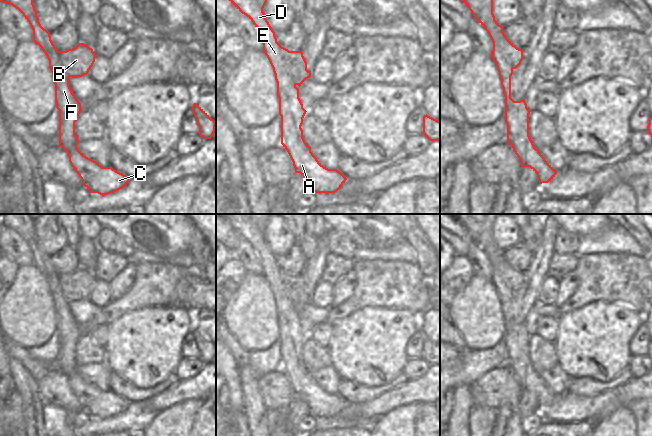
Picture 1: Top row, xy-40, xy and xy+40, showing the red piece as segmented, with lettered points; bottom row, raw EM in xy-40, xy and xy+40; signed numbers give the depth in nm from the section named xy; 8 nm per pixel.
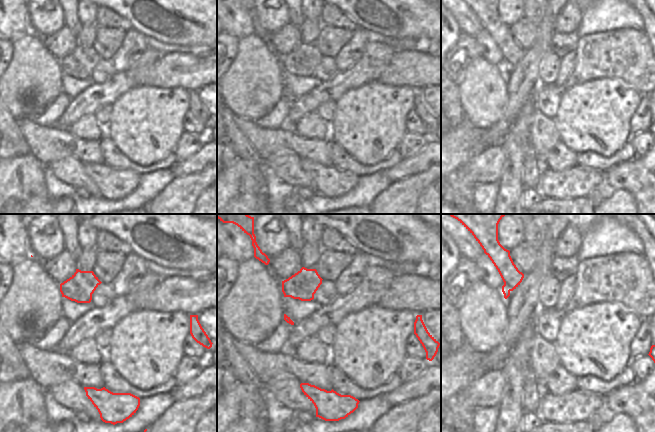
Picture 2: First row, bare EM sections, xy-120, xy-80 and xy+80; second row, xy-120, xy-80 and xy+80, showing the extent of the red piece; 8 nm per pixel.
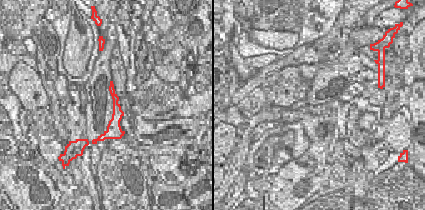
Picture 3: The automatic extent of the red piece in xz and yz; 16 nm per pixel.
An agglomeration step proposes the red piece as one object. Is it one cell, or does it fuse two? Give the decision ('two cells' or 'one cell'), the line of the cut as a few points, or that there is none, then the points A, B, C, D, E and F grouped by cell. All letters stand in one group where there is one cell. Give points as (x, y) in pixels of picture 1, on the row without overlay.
two cells | xy (288, 274), (285, 289), (288, 297), (297, 308) | A C D E F / B

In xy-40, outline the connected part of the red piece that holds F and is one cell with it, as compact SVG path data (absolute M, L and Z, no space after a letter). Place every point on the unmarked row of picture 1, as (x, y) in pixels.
M0 214L0 226L8 227L18 233L33 254L33 265L43 274L49 284L49 292L55 308L55 326L59 334L59 371L69 380L69 386L81 402L83 409L91 416L100 419L114 417L127 409L129 402L110 391L102 391L86 381L78 372L75 346L82 335L69 310L69 301L61 286L63 275L58 275L51 264L50 257L44 253L37 240L30 214Z

